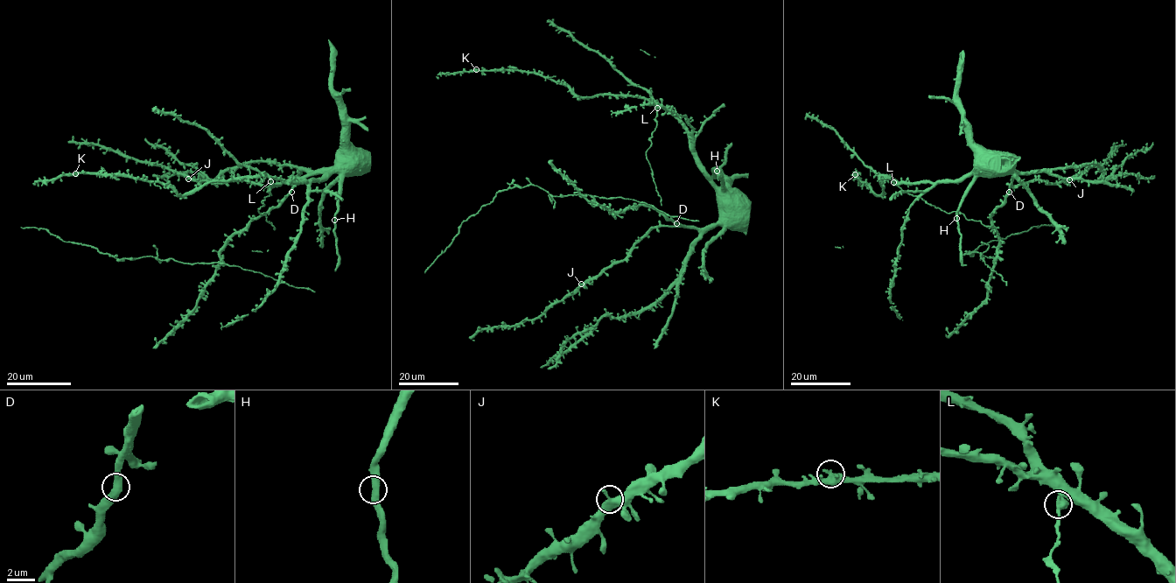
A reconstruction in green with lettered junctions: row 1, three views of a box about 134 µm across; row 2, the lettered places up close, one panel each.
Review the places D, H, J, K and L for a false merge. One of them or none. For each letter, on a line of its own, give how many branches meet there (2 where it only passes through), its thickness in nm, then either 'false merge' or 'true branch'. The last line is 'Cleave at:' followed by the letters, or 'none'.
D: 2 | 480 nm | true branch
H: 2 | 440 nm | true branch
J: 2 | 480 nm | true branch
K: 2 | 480 nm | true branch
L: 2 | 440 nm | false merge
Cleave at: L

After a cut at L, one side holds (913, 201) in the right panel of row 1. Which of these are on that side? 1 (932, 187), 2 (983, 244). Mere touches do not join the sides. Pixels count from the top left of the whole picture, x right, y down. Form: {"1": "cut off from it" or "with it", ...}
{"1": "with it", "2": "with it"}

